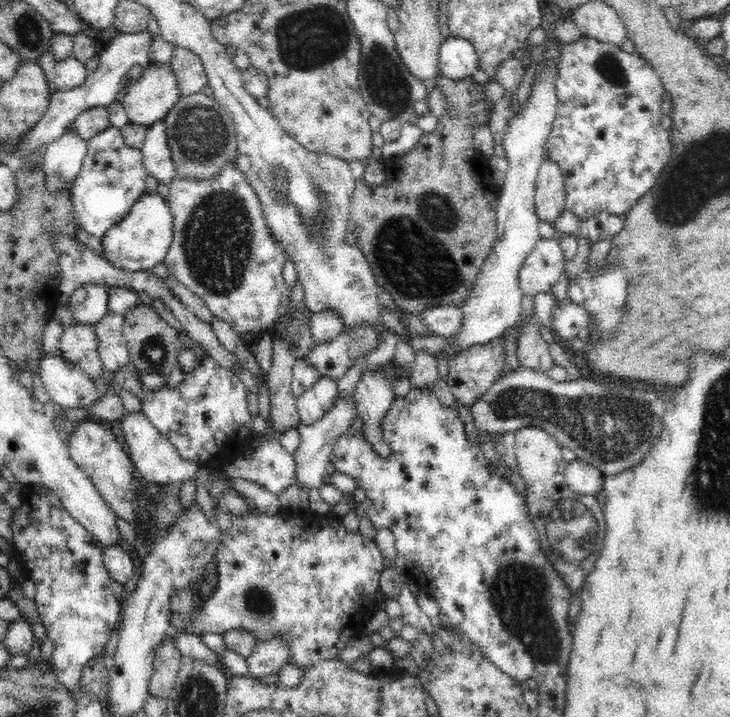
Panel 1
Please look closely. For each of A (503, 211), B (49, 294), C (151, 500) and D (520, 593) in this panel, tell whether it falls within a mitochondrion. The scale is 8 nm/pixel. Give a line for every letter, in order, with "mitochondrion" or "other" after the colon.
A: other
B: other
C: other
D: mitochondrion

